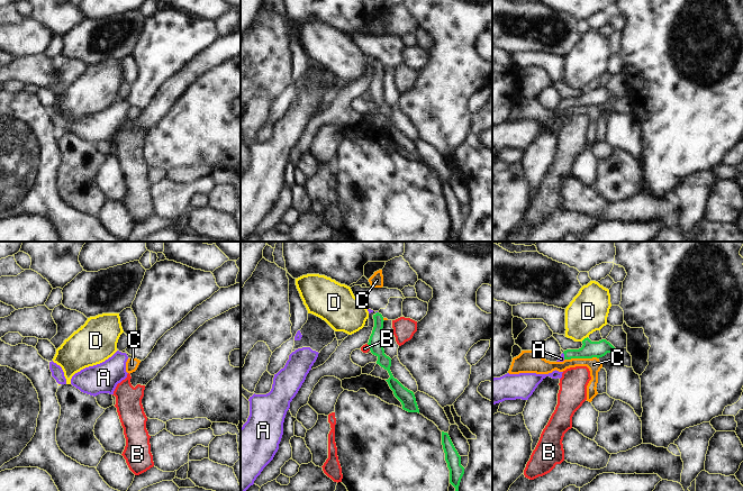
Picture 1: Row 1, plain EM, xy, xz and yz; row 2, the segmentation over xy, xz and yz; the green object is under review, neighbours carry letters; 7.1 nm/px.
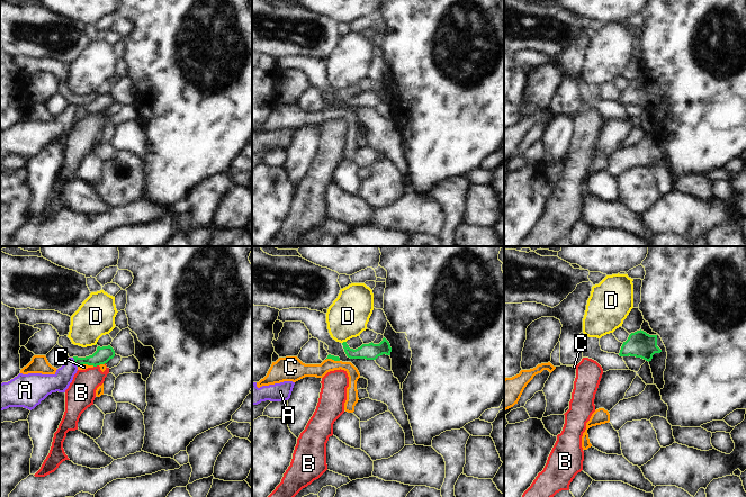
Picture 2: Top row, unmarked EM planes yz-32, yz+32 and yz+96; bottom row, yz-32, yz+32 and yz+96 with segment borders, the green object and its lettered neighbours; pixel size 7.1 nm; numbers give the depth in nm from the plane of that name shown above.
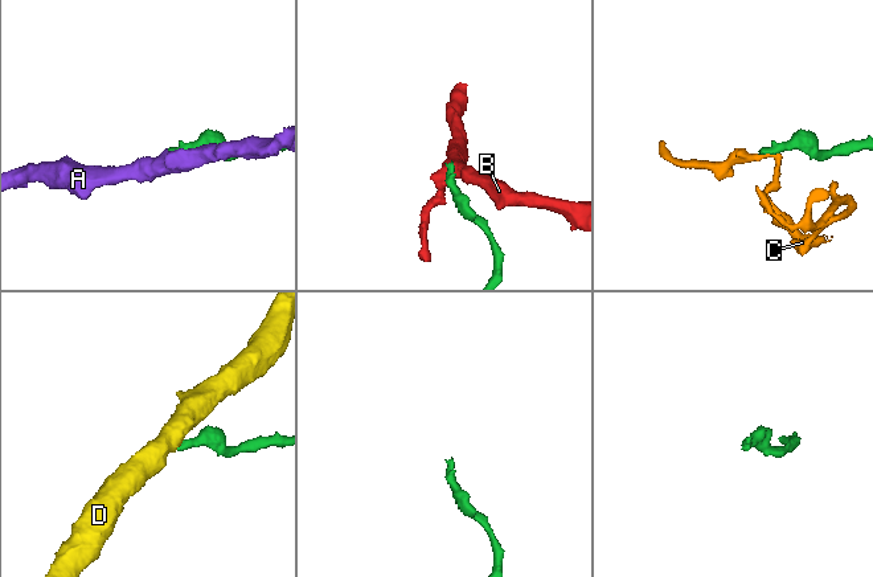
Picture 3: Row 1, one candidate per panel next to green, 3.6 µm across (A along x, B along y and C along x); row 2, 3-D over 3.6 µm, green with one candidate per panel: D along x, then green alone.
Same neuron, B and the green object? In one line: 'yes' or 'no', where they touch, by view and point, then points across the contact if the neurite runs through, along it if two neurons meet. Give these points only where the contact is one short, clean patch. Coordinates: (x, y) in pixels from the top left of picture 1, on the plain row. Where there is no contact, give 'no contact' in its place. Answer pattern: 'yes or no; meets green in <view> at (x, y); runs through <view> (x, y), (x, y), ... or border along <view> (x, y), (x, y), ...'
no; meets green in xz at (369, 96); border along xz (367, 92), (370, 98)

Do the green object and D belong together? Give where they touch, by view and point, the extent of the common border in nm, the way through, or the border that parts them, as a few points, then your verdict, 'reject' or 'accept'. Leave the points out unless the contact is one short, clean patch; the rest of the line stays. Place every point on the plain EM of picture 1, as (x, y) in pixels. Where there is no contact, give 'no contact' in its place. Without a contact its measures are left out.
meets green in yz at (585, 87); contact 60 nm long; border along yz (587, 84), (581, 89); reject

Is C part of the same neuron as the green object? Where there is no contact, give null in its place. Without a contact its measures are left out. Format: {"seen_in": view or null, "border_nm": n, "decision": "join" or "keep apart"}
{"seen_in": "yz", "border_nm": 240, "decision": "keep apart"}

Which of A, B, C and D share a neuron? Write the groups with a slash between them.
A / B / C / D

